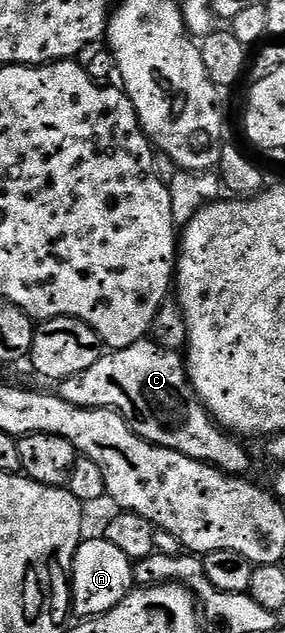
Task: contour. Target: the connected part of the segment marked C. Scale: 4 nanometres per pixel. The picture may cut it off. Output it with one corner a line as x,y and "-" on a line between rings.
155,340
105,352
98,364
90,364
86,372
78,372
78,376
59,383
58,393
62,400
70,400
75,406
118,412
128,427
148,442
182,452
226,474
244,476
252,466
251,456
244,451
245,443
221,430
204,409
188,379
185,355
160,346

